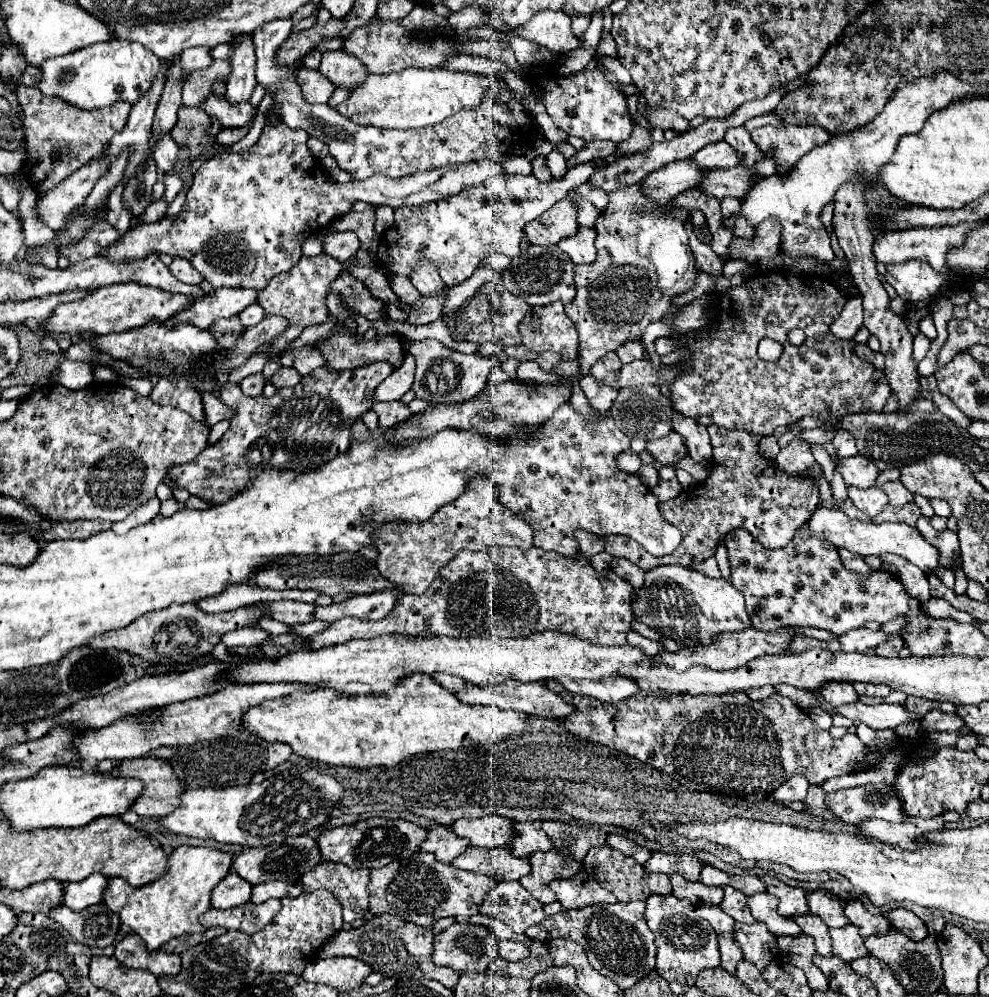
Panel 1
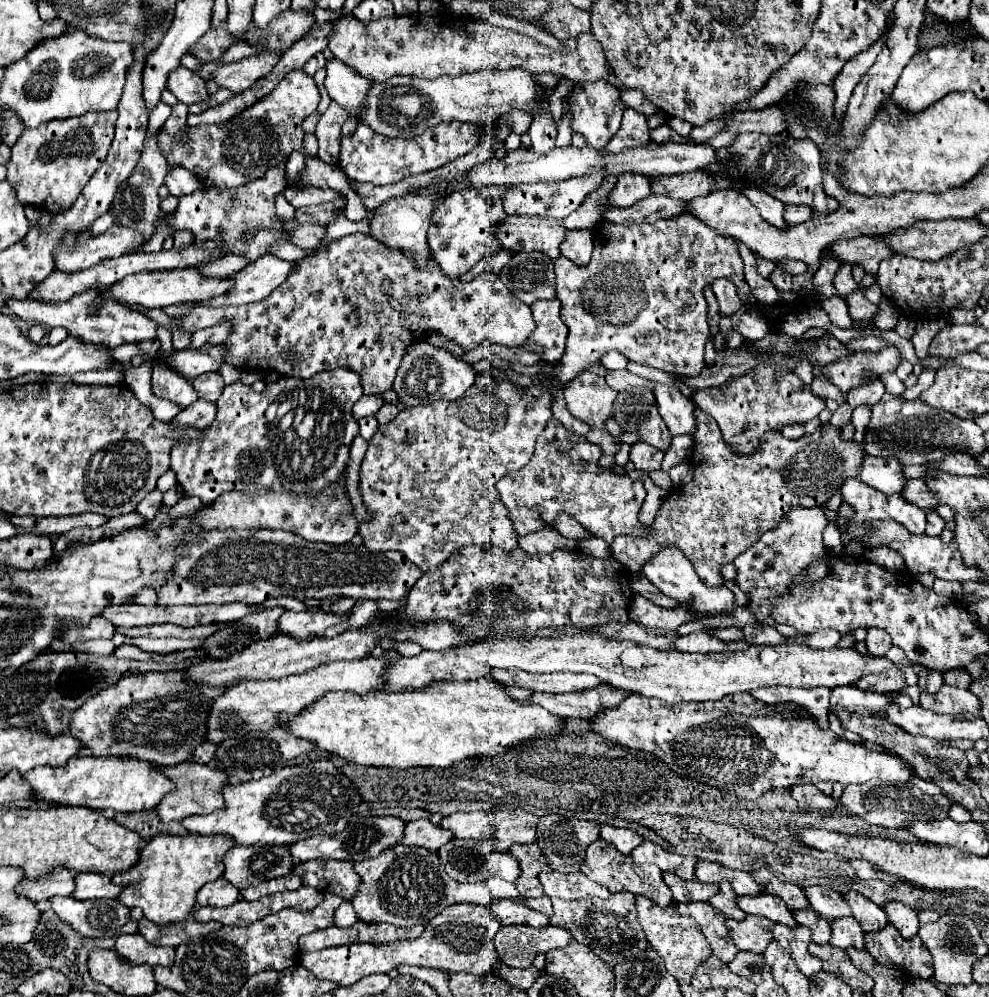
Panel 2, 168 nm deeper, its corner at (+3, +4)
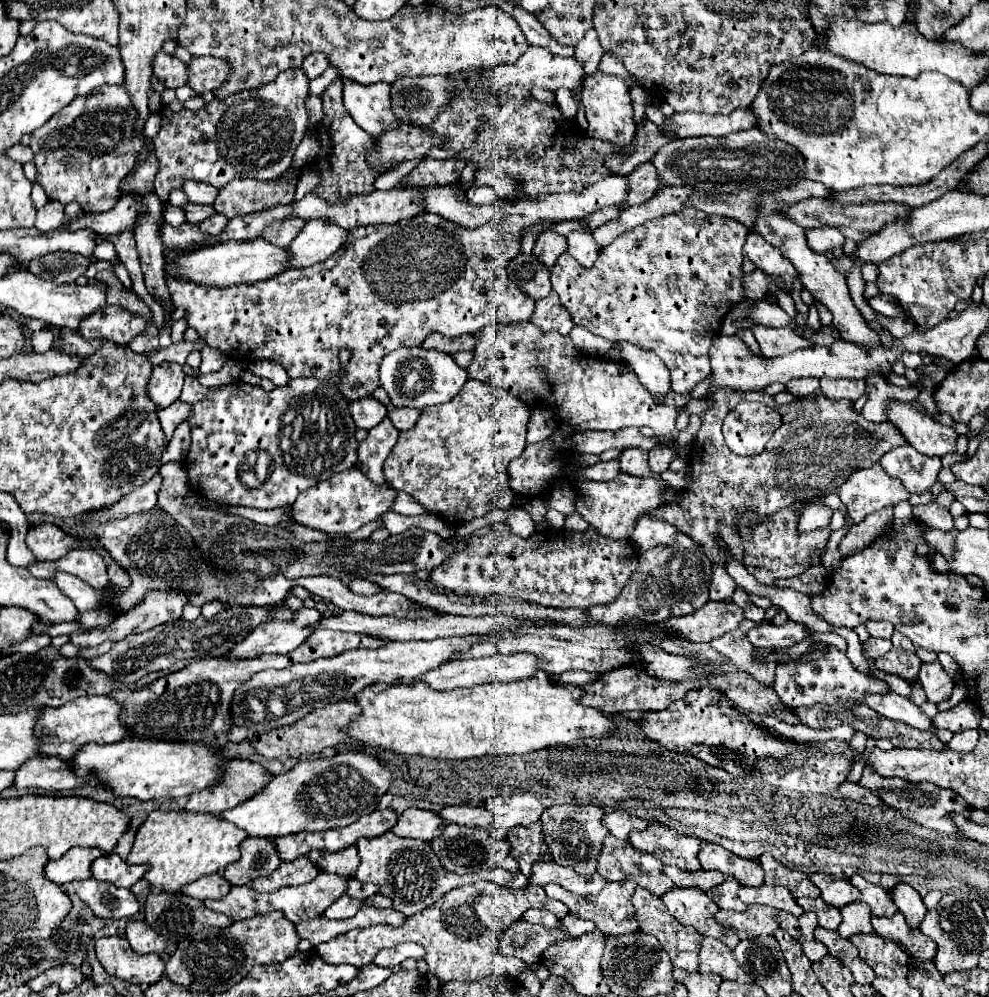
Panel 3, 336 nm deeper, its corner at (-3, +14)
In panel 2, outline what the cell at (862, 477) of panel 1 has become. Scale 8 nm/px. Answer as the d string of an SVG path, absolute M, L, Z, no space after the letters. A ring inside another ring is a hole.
M866 455L858 477L866 485L870 485L886 495L892 495L892 493L902 493L902 489L904 489L902 469L904 469L904 465L896 457L884 459L884 457Z

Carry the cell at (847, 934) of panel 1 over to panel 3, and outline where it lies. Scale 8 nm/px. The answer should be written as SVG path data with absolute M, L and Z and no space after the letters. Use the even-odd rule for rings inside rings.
M854 901L846 907L840 909L842 913L842 923L838 927L838 933L844 937L844 939L850 939L852 935L856 933L872 933L872 925L870 925L870 907L868 905L862 905L860 901Z

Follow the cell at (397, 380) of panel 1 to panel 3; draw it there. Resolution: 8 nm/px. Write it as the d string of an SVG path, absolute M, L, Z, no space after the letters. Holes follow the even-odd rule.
M362 397L350 403L350 415L360 429L372 429L386 417L386 405L376 401L374 397Z

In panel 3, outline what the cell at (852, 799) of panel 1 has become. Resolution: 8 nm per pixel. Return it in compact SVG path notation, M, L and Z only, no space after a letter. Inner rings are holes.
M866 769L862 779L860 779L860 785L864 789L872 791L874 795L878 795L882 799L882 803L888 805L890 809L900 811L902 817L906 817L906 819L922 825L922 827L940 831L940 833L956 833L958 831L958 829L954 829L954 825L950 825L948 813L954 811L954 813L962 813L964 817L970 817L970 807L966 805L966 801L962 801L962 797L958 797L958 793L954 793L952 789L942 789L942 787L932 785L928 781L908 783L908 781L898 779L898 777L882 777L882 775Z

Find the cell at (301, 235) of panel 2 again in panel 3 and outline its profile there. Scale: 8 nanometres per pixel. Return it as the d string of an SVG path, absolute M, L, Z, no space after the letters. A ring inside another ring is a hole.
M294 219L294 221L278 221L278 225L270 225L270 229L266 229L266 233L262 233L262 237L278 247L288 247L298 233L304 229L304 221L302 219Z

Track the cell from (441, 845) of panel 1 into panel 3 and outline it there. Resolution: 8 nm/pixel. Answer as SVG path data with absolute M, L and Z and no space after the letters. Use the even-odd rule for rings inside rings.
M410 807L400 815L400 819L398 819L398 823L392 831L398 837L412 837L412 839L422 839L422 841L432 841L438 835L442 835L444 827L446 827L446 823L442 821L440 815L436 815L432 811Z

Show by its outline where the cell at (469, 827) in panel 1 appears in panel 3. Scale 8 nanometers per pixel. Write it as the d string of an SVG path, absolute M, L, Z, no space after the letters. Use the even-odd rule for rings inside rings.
M460 805L460 807L444 807L440 811L440 817L446 823L458 823L466 827L484 827L488 829L492 823L492 815L484 805L470 807L470 805Z

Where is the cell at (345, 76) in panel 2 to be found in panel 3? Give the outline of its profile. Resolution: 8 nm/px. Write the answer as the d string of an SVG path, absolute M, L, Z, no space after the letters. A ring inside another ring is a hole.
M346 77L342 81L344 81L344 107L366 133L378 137L382 131L390 131L400 125L390 109L388 83L380 81L374 85L360 85Z

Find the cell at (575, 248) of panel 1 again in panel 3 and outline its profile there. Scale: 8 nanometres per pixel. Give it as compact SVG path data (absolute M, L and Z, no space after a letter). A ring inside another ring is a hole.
M572 231L566 235L568 239L568 253L584 267L594 265L596 257L598 257L598 245L592 237L592 231Z

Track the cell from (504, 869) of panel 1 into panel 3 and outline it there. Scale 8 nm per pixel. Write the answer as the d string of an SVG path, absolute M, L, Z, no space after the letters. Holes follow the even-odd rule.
M448 825L440 837L436 837L432 843L434 853L442 861L442 865L458 875L474 873L474 871L490 871L494 867L502 867L508 871L518 871L518 861L510 853L508 841L494 841L486 829L478 827L462 827L462 825Z

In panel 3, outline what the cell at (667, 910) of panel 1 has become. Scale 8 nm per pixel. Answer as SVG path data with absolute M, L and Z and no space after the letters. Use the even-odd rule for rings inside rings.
M638 887L636 893L632 895L632 903L634 903L634 907L636 907L636 915L638 915L638 925L640 925L640 929L642 929L644 933L648 933L648 935L654 935L654 937L660 941L660 945L668 951L668 955L670 955L670 959L672 959L672 965L674 965L674 967L680 967L680 969L686 969L686 971L690 971L690 973L696 973L696 971L698 971L698 951L700 951L702 935L700 935L694 927L690 927L690 925L678 923L678 921L670 915L670 911L668 911L666 905L662 903L662 899L656 897L656 895L652 895L650 891L646 891L646 889L642 889L642 887Z

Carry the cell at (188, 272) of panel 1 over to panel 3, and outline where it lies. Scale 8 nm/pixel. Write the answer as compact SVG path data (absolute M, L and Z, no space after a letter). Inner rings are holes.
M214 215L212 219L206 219L206 221L202 221L198 227L202 229L202 231L206 231L206 233L220 233L222 229L224 229L224 225L226 225L226 217L222 217L222 215Z

